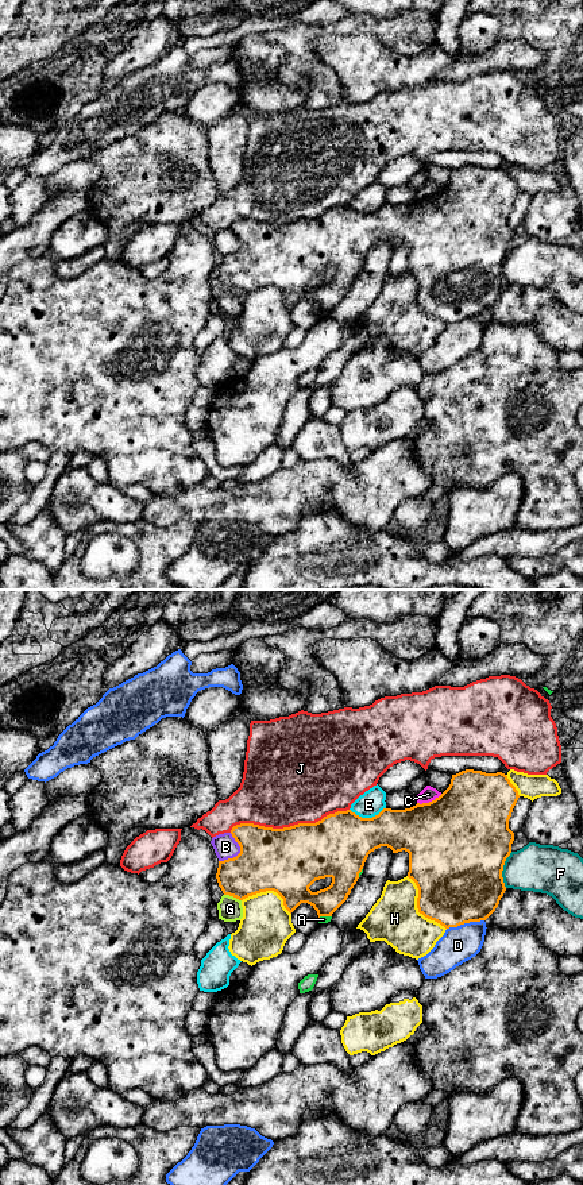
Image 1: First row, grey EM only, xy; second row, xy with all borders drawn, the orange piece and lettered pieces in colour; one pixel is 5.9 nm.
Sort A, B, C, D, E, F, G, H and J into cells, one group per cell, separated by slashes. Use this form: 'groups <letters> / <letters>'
groups A / B / C E / D / F / G / H / J

